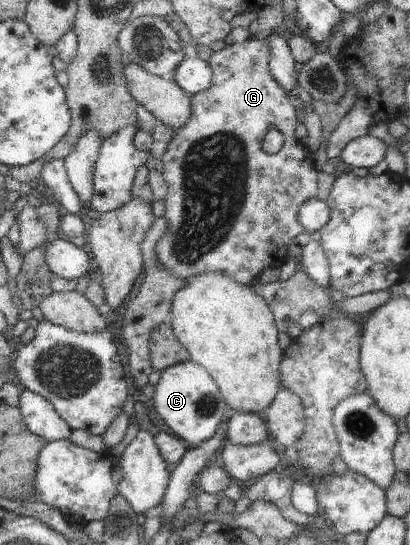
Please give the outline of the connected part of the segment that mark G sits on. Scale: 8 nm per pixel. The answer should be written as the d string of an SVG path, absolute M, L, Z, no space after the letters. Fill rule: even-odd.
M250 37L241 43L227 45L222 50L213 51L208 60L212 70L212 83L207 90L202 90L190 97L191 116L187 122L174 132L173 138L169 141L164 155L160 158L163 162L162 179L166 182L167 194L164 200L165 220L167 221L167 230L162 237L153 246L159 264L173 276L180 279L189 279L194 275L203 273L220 272L230 276L238 283L247 285L259 279L259 274L267 266L280 267L287 262L287 248L292 244L293 238L298 234L307 232L305 227L299 222L298 212L304 202L315 199L318 195L318 170L311 158L311 153L307 151L305 144L295 137L295 127L300 121L297 114L297 108L293 106L292 101L285 91L273 80L271 76L268 60L270 59L269 37ZM276 128L285 136L285 142L277 153L266 153L261 149L261 143L265 134Z

